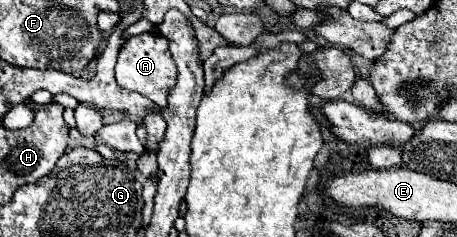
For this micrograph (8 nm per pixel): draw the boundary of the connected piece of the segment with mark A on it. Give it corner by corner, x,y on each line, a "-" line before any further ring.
145,32
145,34
129,38
127,44
119,52
119,60
115,68
117,68
117,84
121,88
129,92
139,92
151,98
157,106
165,108
169,92
173,84
177,82
177,70
175,70
175,64
169,52
169,42
165,40
165,36

